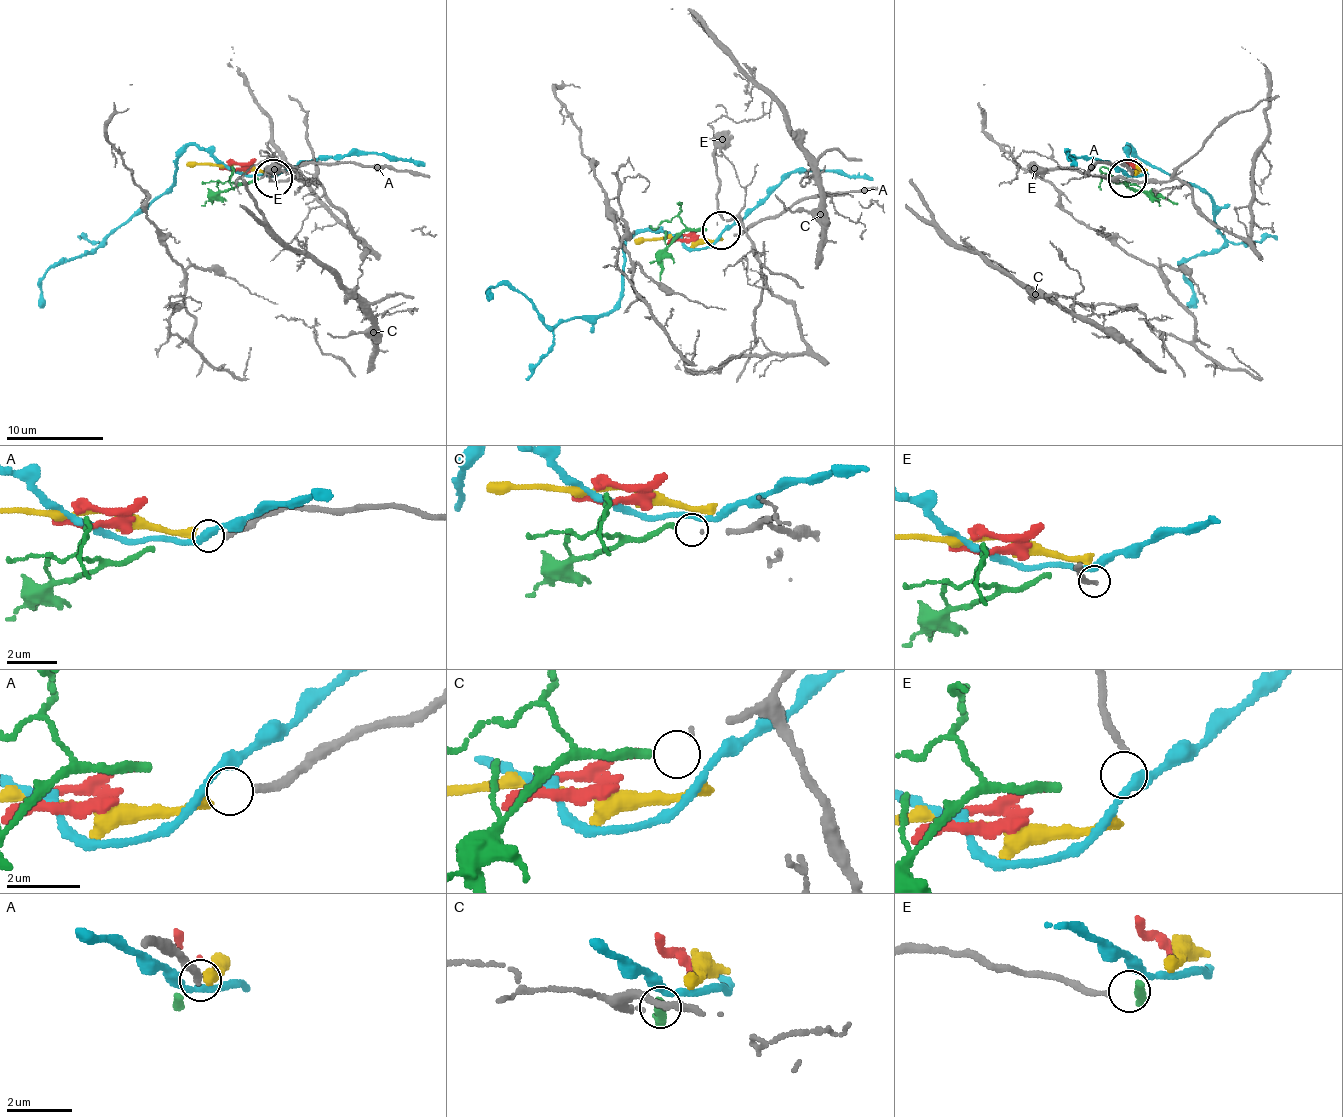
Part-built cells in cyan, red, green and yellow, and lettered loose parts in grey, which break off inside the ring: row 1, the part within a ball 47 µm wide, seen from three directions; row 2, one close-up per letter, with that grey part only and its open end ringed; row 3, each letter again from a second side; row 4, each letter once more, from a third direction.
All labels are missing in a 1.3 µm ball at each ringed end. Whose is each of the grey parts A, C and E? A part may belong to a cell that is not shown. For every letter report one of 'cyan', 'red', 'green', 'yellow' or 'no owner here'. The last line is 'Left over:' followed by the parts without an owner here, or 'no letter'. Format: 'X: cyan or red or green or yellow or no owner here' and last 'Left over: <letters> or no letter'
A: yellow
C: green
E: no owner here
Left over: E

